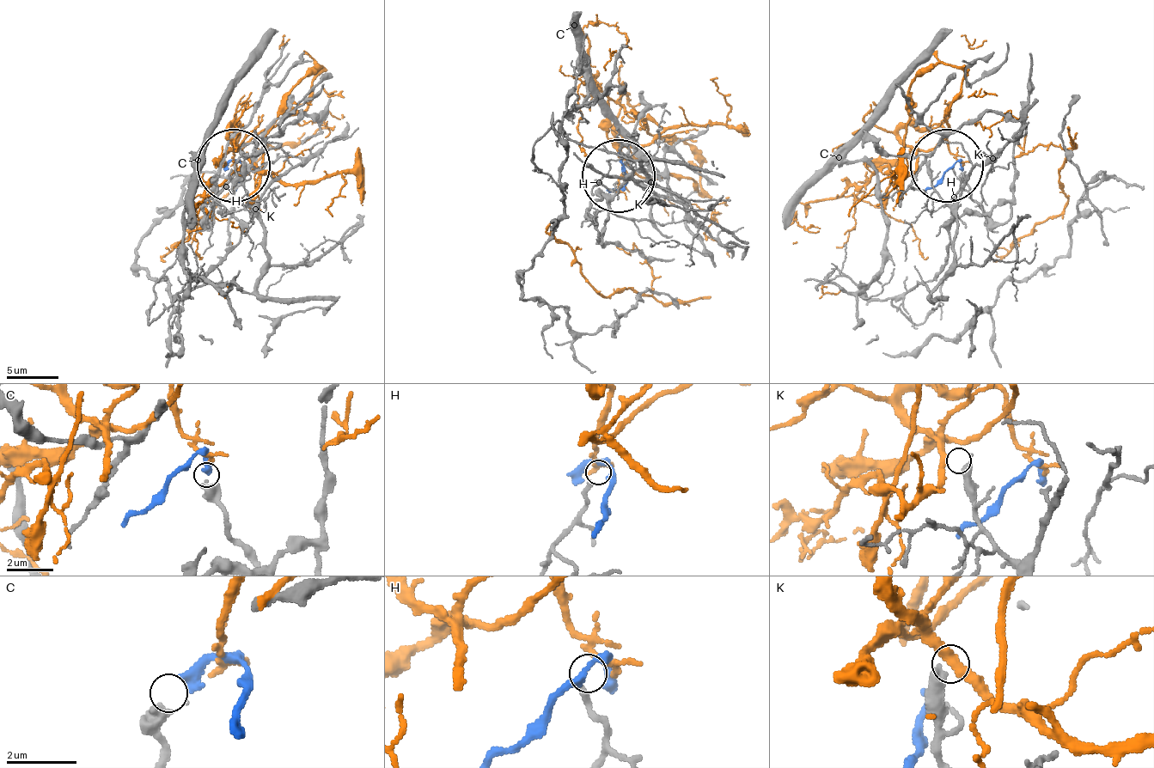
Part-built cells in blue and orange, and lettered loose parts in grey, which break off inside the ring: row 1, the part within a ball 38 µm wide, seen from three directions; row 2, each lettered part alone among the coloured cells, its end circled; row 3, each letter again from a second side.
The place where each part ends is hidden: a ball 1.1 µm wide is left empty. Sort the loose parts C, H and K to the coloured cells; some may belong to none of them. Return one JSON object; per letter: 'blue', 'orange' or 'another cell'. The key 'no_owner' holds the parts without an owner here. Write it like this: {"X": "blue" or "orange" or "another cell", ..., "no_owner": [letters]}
{"C": "blue", "H": "orange", "K": "another cell", "no_owner": ["K"]}

